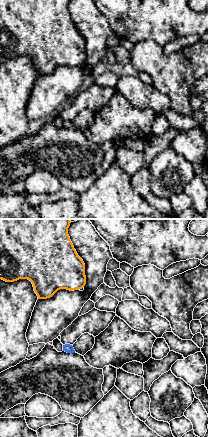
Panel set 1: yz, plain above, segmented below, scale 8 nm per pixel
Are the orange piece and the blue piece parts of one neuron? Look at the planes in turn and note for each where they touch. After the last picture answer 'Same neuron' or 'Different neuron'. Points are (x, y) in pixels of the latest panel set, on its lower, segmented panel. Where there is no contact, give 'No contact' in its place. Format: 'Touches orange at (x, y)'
No contact

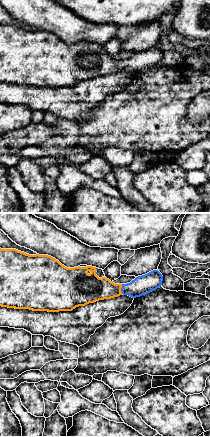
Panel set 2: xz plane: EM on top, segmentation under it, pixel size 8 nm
Touches orange at (120, 289)

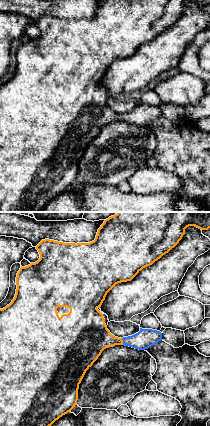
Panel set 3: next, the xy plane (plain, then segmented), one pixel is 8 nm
Touches orange at (122, 341)

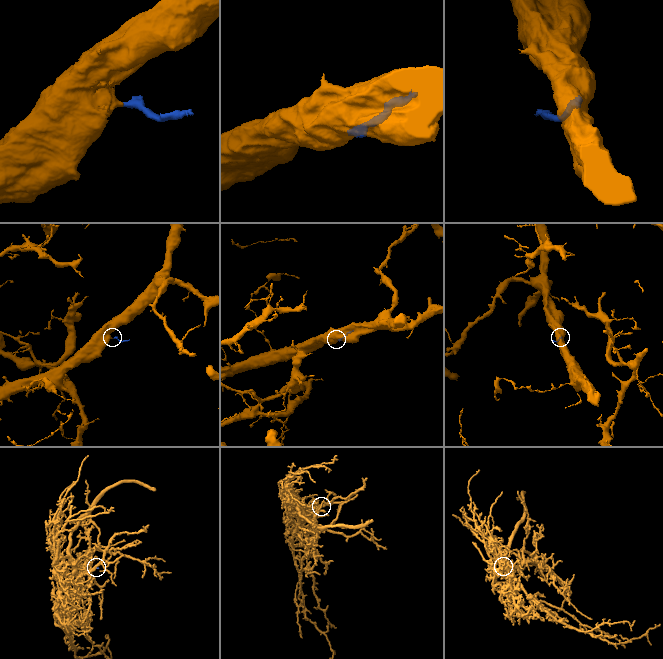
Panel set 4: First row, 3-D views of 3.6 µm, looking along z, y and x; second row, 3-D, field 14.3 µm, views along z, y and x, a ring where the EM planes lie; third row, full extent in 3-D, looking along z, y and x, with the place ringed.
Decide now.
Same neuron

